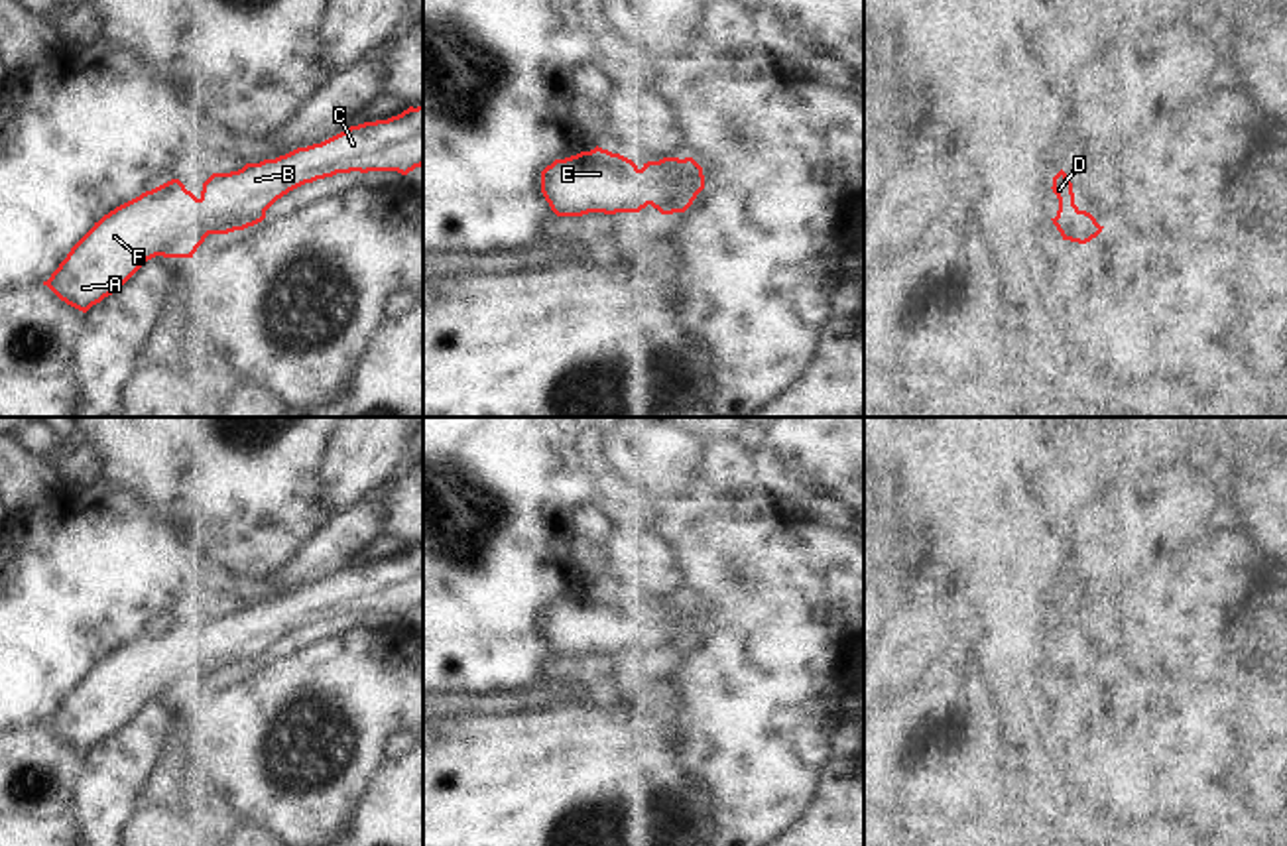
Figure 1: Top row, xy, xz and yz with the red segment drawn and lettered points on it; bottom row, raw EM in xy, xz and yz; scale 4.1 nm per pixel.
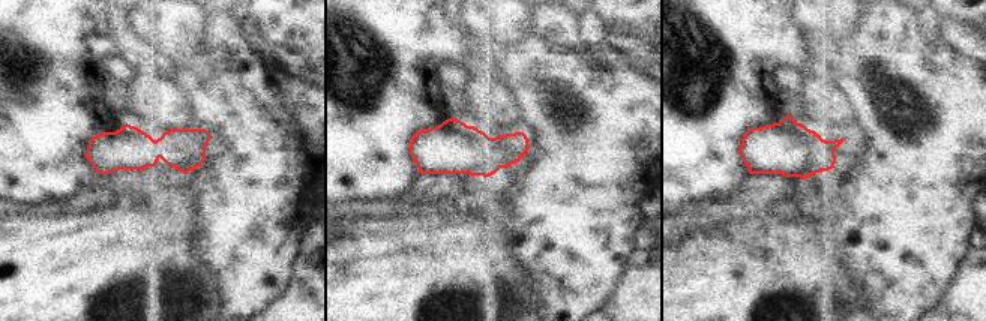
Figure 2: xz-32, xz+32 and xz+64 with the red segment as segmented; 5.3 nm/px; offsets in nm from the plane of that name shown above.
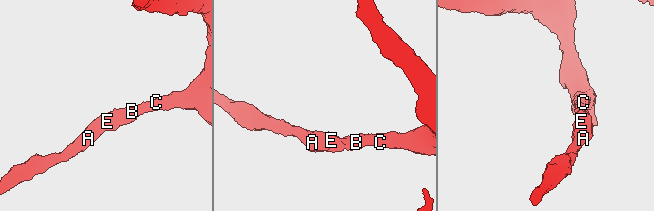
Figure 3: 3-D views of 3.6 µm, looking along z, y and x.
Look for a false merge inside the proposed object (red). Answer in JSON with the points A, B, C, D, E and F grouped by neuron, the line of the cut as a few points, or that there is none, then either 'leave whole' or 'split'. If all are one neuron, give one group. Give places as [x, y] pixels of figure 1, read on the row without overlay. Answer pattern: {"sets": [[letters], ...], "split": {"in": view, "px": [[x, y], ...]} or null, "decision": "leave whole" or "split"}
{"sets": [["A", "B", "C", "D", "E", "F"]], "split": null, "decision": "leave whole"}

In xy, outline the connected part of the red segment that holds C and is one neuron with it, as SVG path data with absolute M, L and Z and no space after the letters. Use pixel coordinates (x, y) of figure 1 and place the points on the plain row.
M423 547L364 563L276 600L213 614L197 639L171 620L116 647L71 689L47 726L87 754L120 730L148 700L193 698L209 675L244 671L289 632L350 612L398 612L423 606Z

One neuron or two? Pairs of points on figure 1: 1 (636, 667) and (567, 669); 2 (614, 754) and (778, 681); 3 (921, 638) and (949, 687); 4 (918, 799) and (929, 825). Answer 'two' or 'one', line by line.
1: one
2: two
3: two
4: two

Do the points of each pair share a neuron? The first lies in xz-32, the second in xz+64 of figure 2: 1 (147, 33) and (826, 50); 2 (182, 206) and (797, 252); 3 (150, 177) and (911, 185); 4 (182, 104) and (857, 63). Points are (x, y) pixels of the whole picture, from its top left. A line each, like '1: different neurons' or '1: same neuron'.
1: different neurons
2: same neuron
3: different neurons
4: different neurons

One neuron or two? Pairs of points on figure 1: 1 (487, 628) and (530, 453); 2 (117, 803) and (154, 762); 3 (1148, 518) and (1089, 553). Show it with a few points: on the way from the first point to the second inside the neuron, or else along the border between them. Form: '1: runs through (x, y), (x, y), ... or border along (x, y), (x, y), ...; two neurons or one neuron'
1: runs through (487, 585), (496, 545), (520, 518), (520, 496); one neuron
2: runs through (122, 793), (144, 772); one neuron
3: runs through (1134, 524), (1103, 553); one neuron

